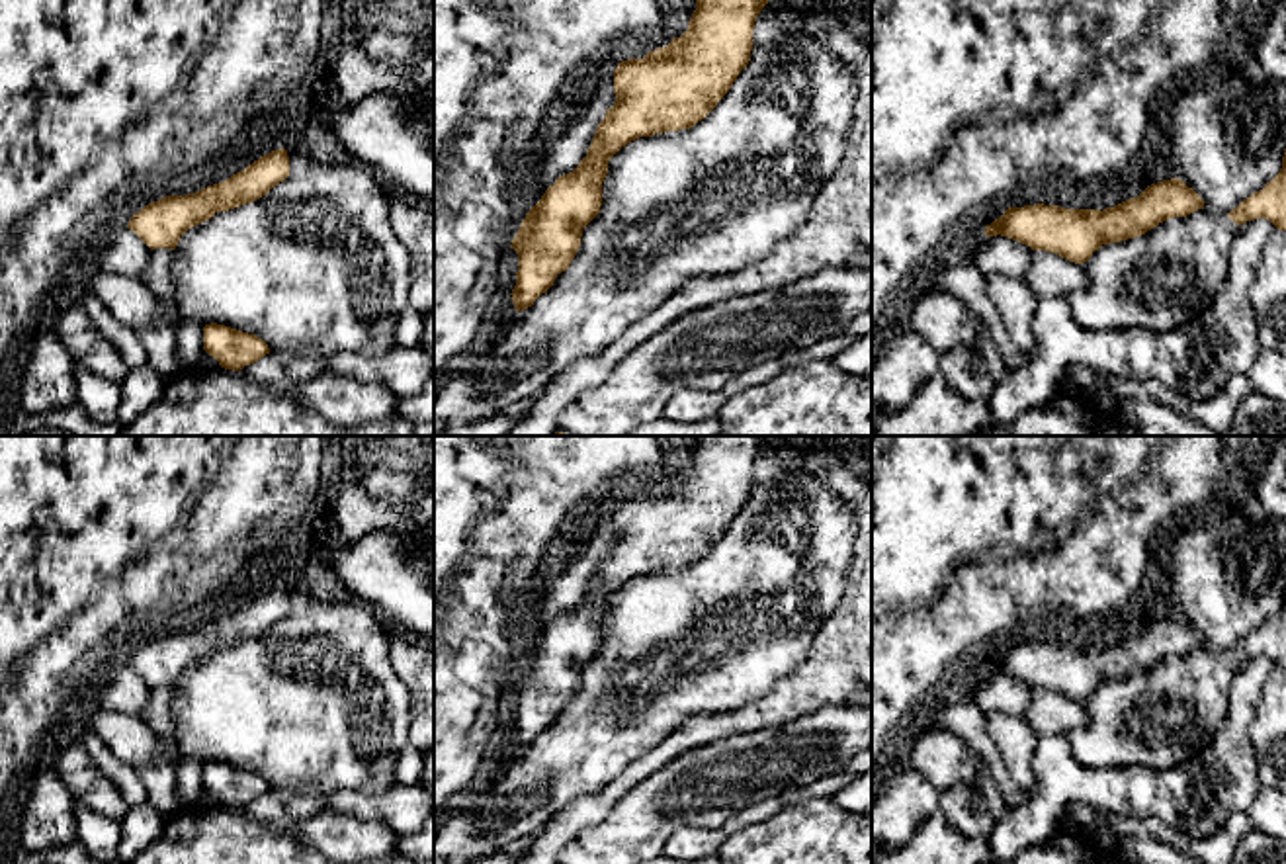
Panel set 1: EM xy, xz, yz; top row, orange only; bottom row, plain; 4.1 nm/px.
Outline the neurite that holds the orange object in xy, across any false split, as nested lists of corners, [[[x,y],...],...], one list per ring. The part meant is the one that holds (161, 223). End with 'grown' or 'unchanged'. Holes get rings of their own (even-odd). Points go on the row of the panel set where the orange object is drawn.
[[[278,149],[260,156],[225,182],[188,195],[166,195],[145,205],[129,219],[127,229],[150,250],[174,250],[188,229],[211,219],[219,211],[229,211],[260,199],[287,176],[287,151]]] | unchanged

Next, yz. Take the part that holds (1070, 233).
[[[1171,178],[1147,186],[1137,197],[1114,207],[1065,209],[1057,205],[1008,207],[985,237],[1007,237],[1032,250],[1053,252],[1083,264],[1102,244],[1136,238],[1173,217],[1186,217],[1204,207],[1200,195],[1182,180]]] | unchanged

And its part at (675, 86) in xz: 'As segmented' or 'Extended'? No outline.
As segmented

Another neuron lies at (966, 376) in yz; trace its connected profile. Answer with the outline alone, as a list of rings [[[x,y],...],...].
[[[964,348],[940,354],[938,373],[944,375],[950,389],[965,399],[989,403],[997,387],[989,377],[983,360],[973,360]]]

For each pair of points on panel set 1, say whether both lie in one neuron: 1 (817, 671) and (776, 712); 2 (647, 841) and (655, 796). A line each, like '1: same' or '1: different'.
1: same
2: same

